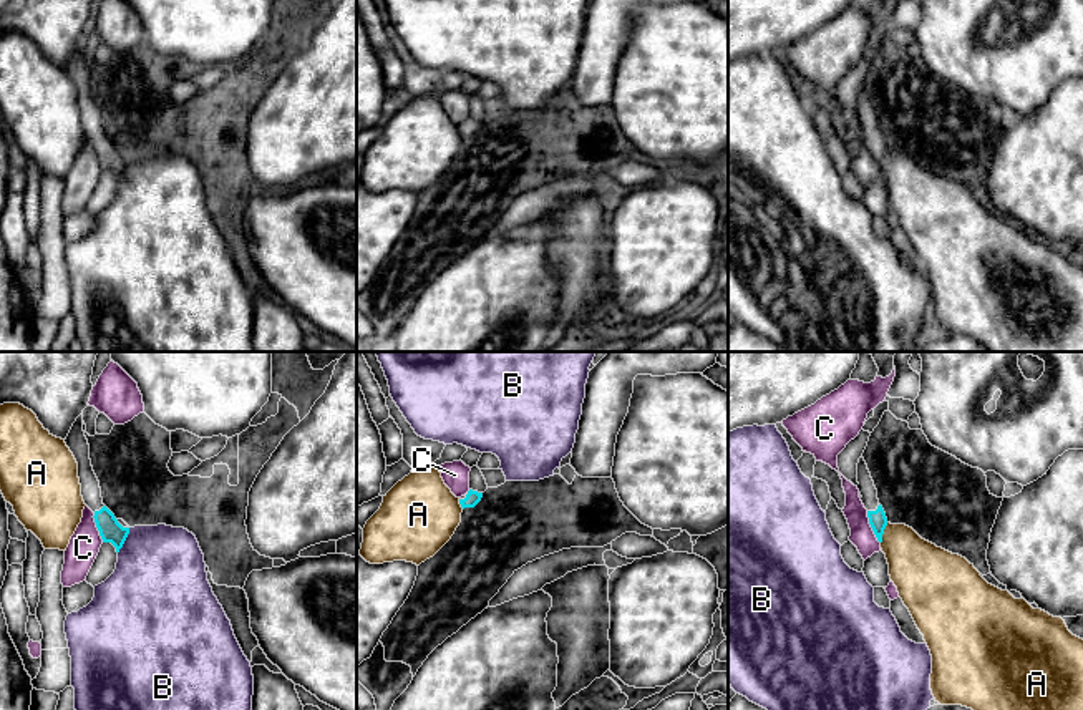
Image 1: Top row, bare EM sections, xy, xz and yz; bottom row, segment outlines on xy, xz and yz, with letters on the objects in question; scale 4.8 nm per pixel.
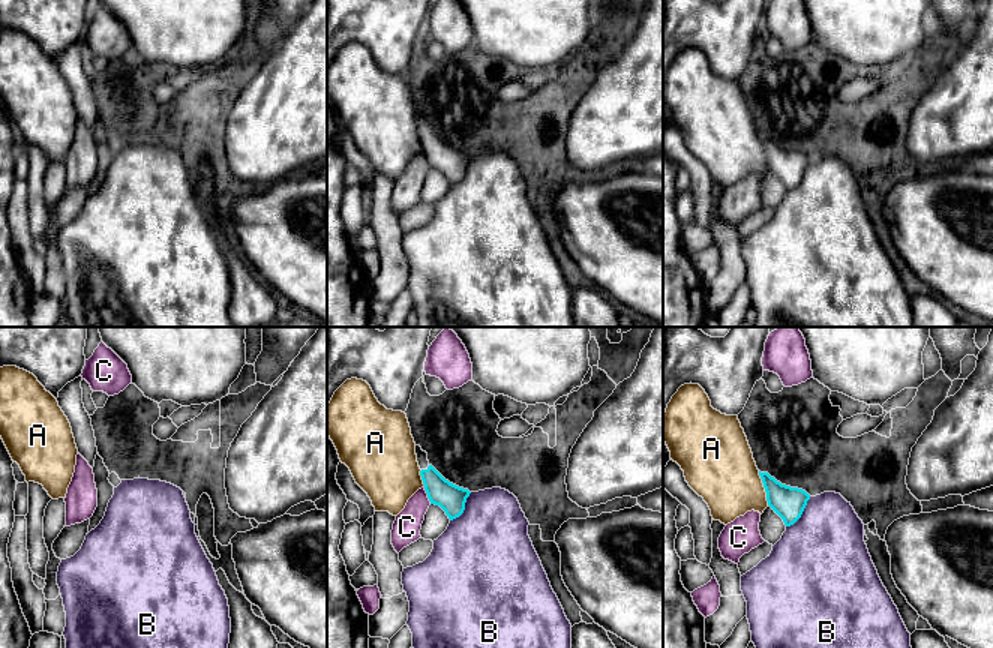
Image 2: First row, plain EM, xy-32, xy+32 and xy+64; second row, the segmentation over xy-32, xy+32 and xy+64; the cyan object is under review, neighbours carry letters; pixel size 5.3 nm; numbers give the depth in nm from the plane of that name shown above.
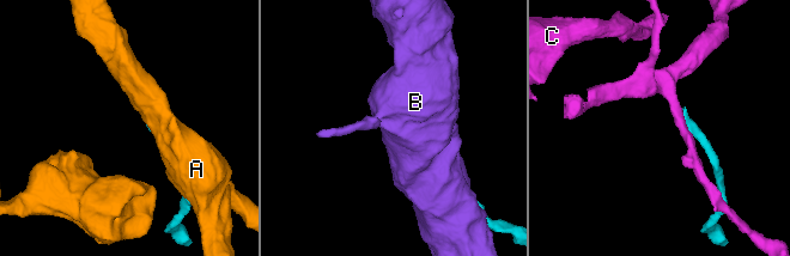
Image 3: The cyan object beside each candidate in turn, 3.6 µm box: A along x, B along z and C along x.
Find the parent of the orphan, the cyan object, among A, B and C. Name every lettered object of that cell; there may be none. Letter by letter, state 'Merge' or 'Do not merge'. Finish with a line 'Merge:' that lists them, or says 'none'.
A: Do not merge
B: Do not merge
C: Do not merge
Merge: none

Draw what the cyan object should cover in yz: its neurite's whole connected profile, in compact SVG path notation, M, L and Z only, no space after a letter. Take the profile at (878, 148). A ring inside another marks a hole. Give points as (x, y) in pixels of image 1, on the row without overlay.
M862 85L859 86L857 91L857 111L859 111L857 118L862 124L861 129L867 138L869 153L877 169L882 171L882 163L887 154L887 146L882 134L879 133L877 118L874 114L874 109Z

